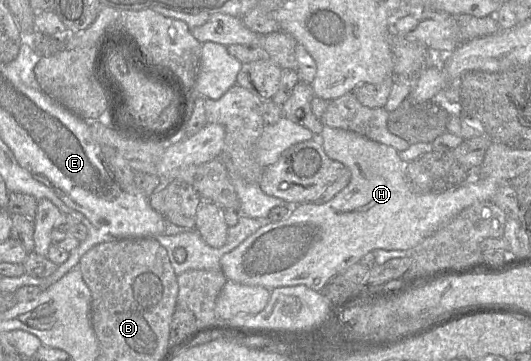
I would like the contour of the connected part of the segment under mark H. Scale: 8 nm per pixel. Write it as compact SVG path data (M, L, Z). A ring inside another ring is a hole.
M324 125L320 135L316 137L318 137L320 144L322 145L324 151L326 152L329 158L343 163L345 167L350 170L351 179L349 184L339 193L337 193L330 201L326 203L317 204L314 202L307 202L297 205L288 218L277 222L268 222L267 224L260 227L252 235L247 237L241 244L239 244L232 251L224 254L220 259L220 265L227 280L251 286L264 286L268 289L295 285L305 285L314 291L320 292L332 277L338 274L342 274L347 268L358 263L361 260L361 258L365 256L368 252L371 252L376 249L401 250L404 252L410 252L413 248L420 244L426 237L428 237L436 230L438 230L440 227L449 222L463 209L469 207L474 203L482 201L491 201L494 195L501 188L503 188L503 186L498 184L497 181L493 178L482 178L480 176L477 176L476 171L476 177L474 177L472 180L467 181L461 185L458 185L447 192L434 193L431 191L427 193L416 193L412 189L406 174L406 167L409 162L402 161L402 159L399 157L399 151L397 151L394 147L371 140L354 131L345 130L341 128L333 128Z

